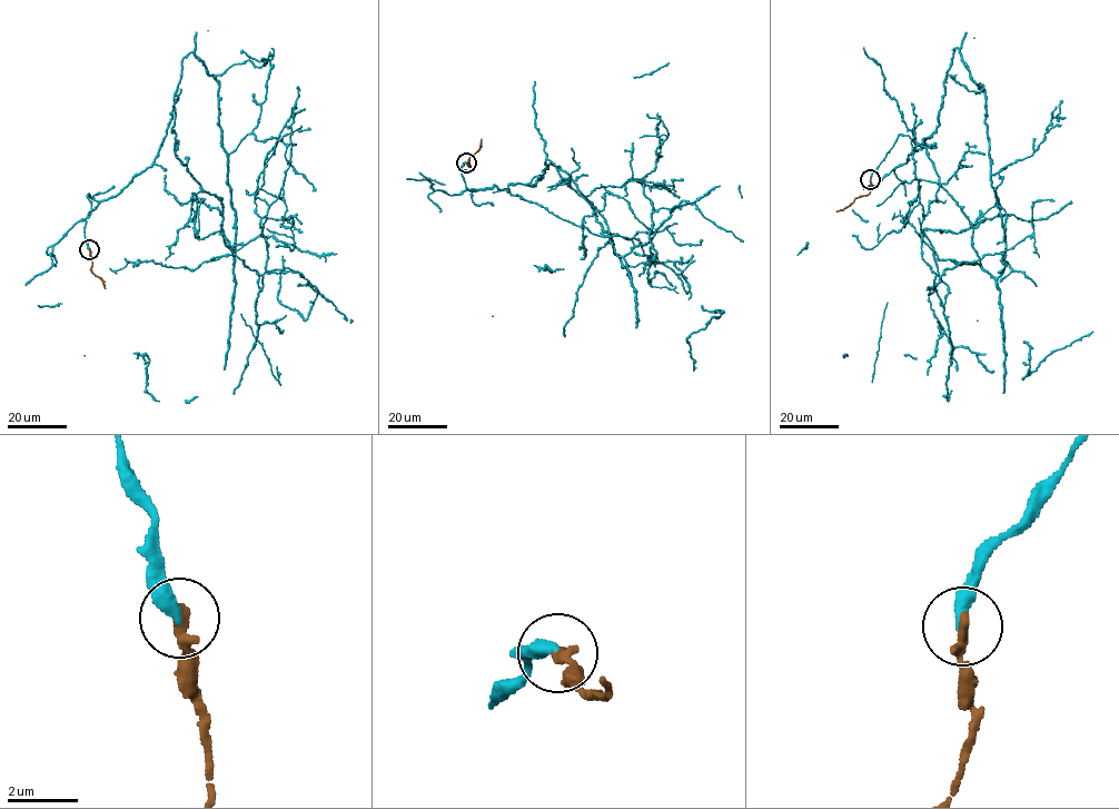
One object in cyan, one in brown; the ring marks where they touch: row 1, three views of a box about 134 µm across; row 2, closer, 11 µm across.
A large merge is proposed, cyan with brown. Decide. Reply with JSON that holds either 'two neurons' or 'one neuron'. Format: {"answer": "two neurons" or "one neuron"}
{"answer": "one neuron"}

